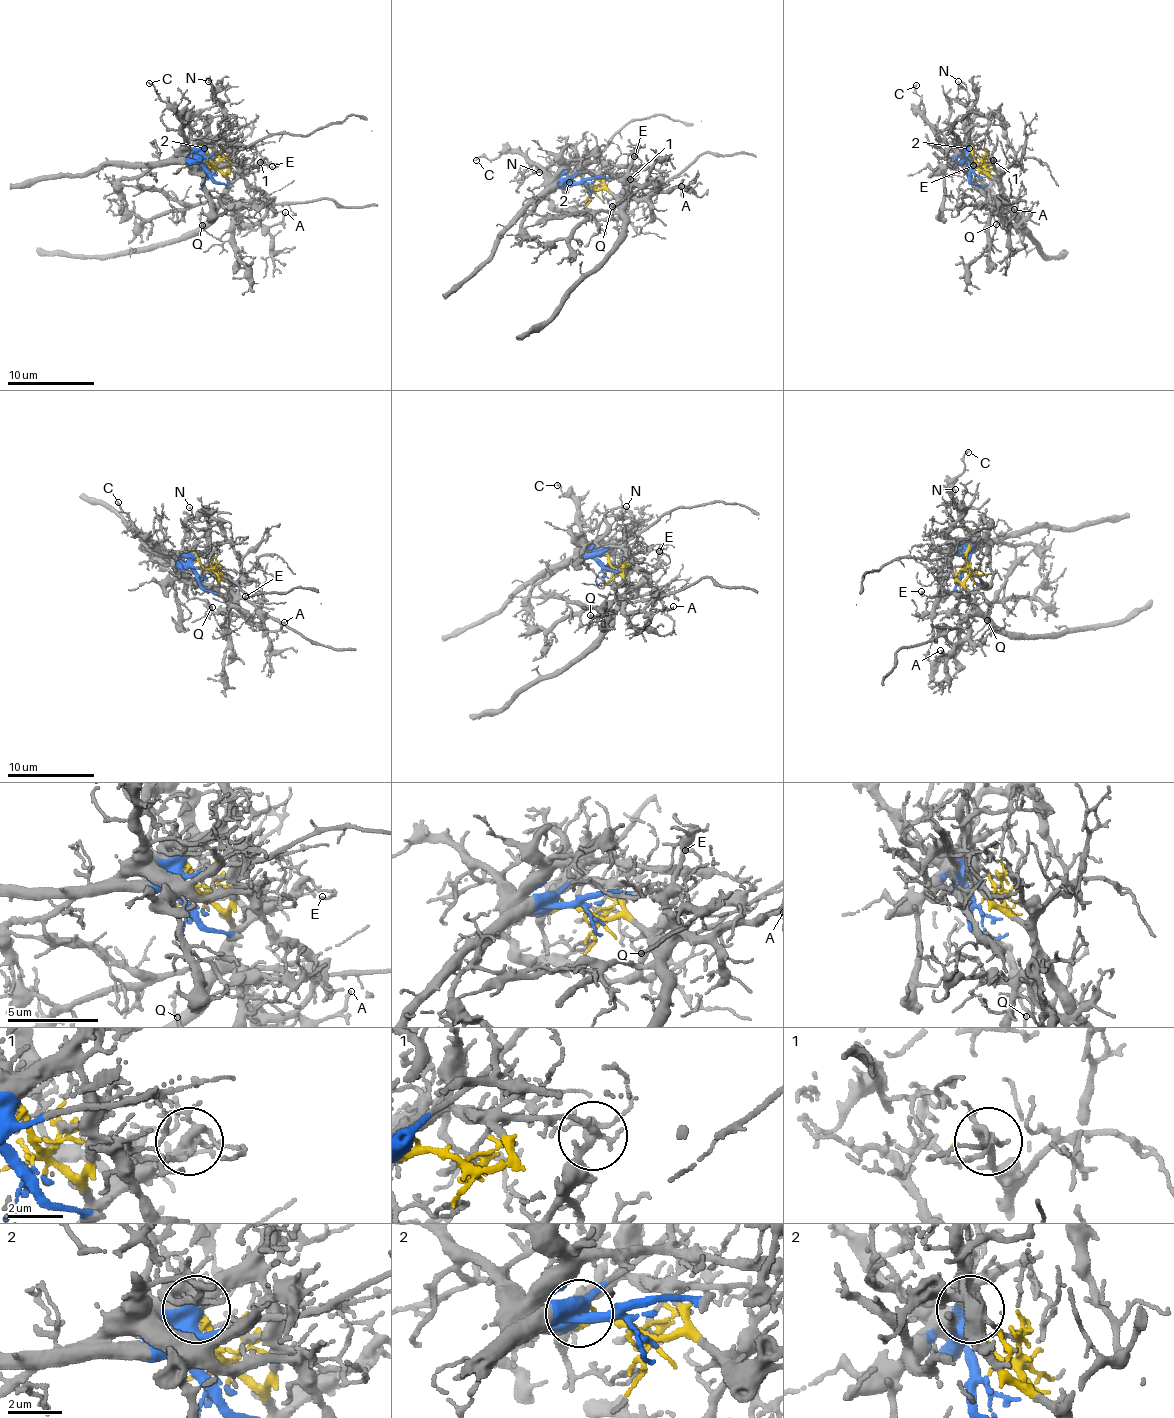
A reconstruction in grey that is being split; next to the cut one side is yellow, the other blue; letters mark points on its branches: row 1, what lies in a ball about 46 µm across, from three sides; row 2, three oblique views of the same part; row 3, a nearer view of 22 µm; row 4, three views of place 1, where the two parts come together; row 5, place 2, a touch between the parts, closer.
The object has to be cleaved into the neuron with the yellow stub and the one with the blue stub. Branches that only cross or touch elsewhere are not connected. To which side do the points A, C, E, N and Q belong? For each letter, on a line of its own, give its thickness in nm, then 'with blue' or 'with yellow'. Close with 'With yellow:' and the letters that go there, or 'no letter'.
A: calibre 170 nm; with yellow
C: calibre 130 nm; with blue
E: calibre 120 nm; with yellow
N: calibre 100 nm; with blue
Q: calibre 120 nm; with yellow
With yellow: A, E, Q

